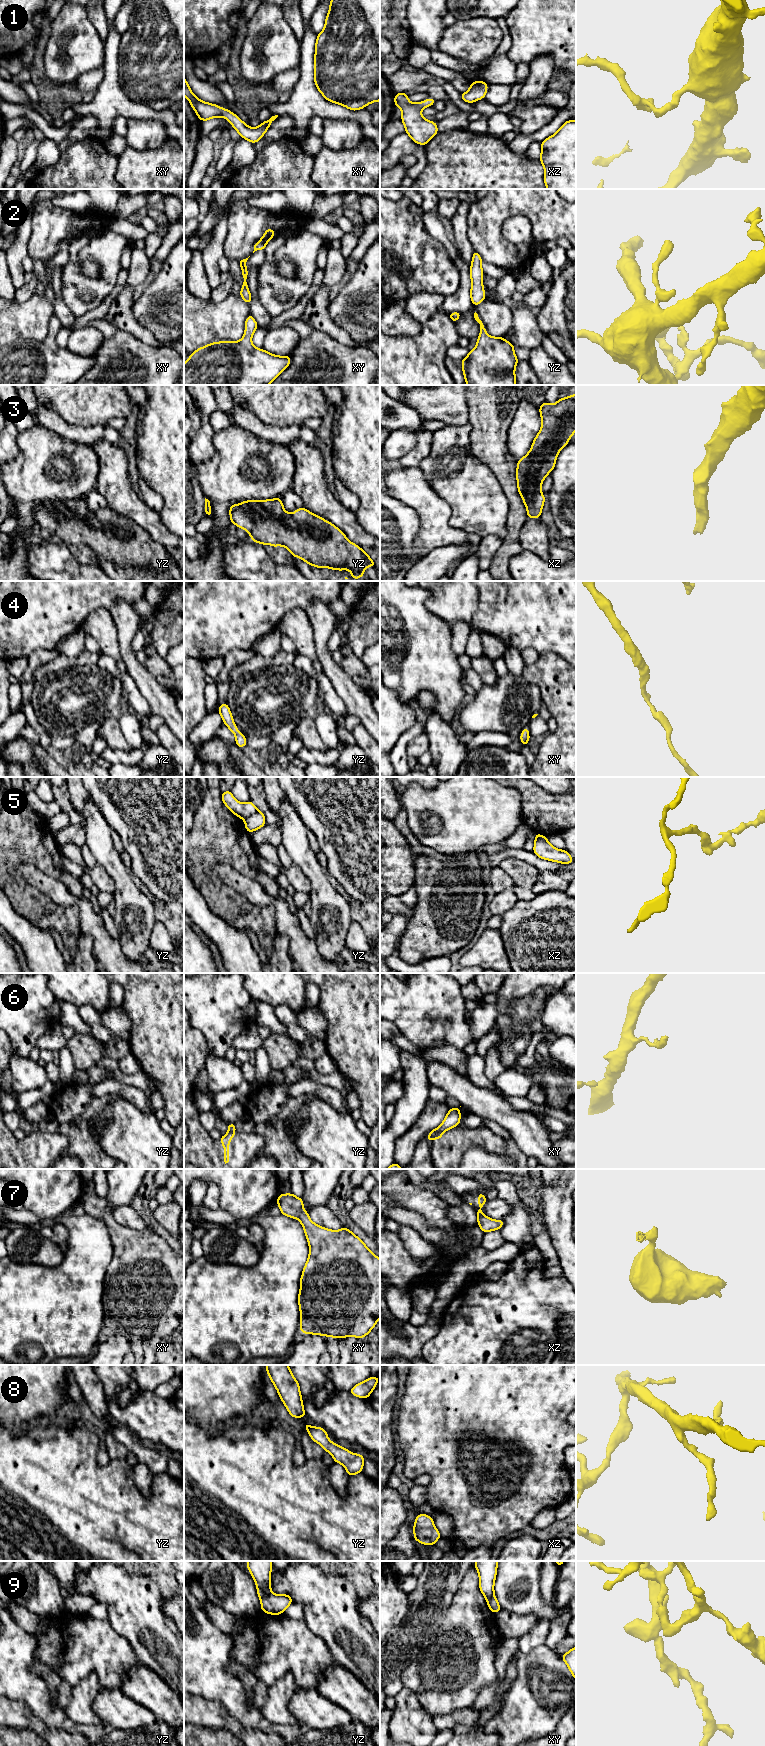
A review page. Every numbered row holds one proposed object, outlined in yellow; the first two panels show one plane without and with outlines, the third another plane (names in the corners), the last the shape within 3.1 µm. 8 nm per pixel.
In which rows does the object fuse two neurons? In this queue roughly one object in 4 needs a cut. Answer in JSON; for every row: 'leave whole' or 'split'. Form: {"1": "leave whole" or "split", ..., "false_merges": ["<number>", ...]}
{"1": "leave whole", "2": "leave whole", "3": "leave whole", "4": "leave whole", "5": "leave whole", "6": "split", "7": "leave whole", "8": "leave whole", "9": "split", "false_merges": ["6", "9"]}

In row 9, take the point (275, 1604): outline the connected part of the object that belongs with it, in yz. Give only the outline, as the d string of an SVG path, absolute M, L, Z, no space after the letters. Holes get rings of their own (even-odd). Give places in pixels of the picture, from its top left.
M271 1594L264 1597L260 1601L261 1610L272 1615L282 1614L286 1608L293 1603L292 1598L289 1594Z

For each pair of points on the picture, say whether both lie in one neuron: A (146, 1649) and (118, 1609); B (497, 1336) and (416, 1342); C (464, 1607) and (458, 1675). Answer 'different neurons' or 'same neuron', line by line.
A: same neuron
B: different neurons
C: same neuron

